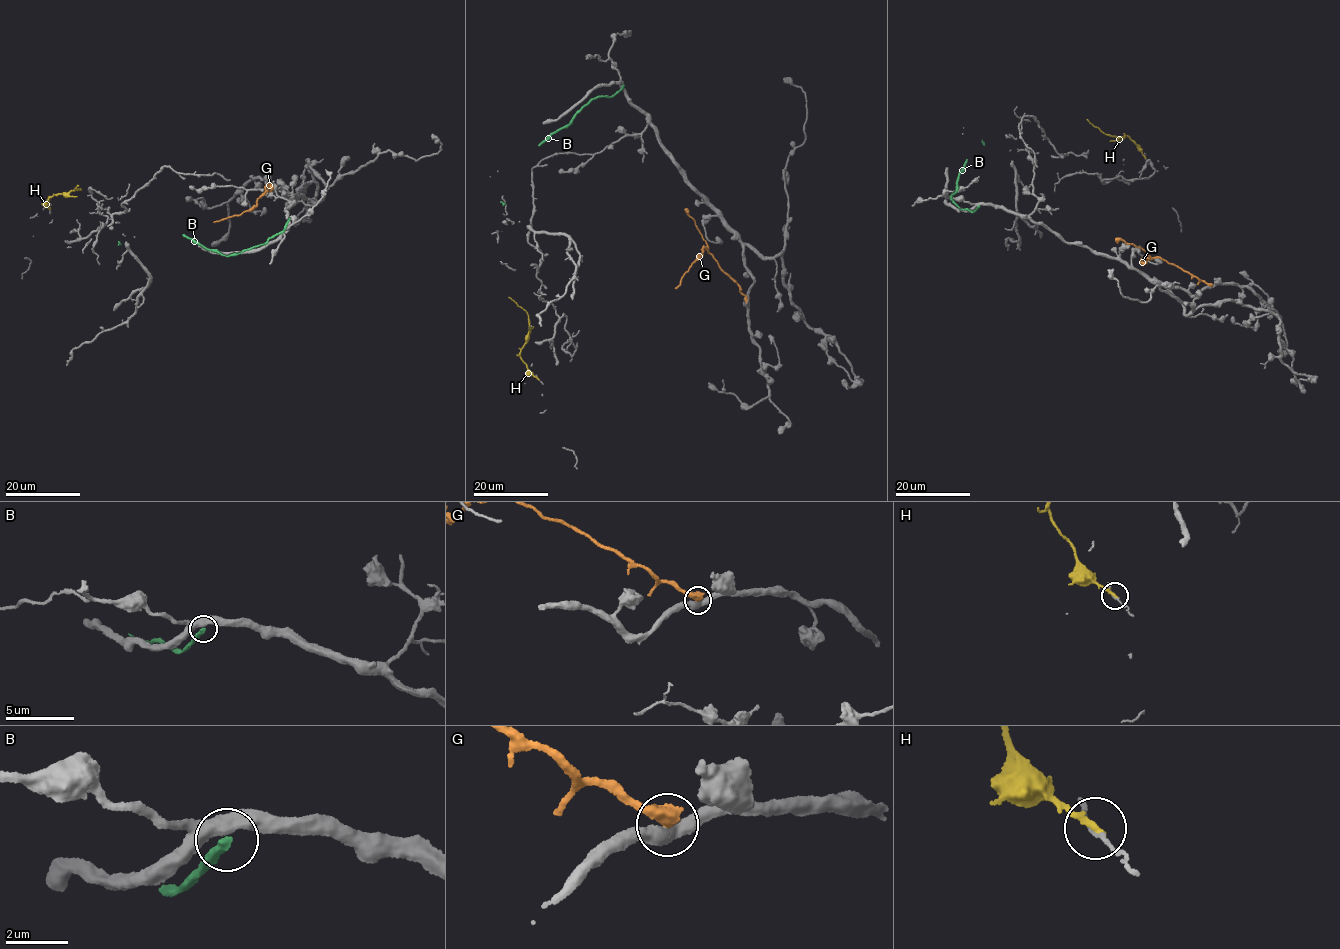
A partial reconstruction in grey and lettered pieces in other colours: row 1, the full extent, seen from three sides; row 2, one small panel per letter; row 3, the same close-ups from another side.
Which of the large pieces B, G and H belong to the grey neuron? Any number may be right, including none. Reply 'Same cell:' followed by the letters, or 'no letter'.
Same cell: no letter

